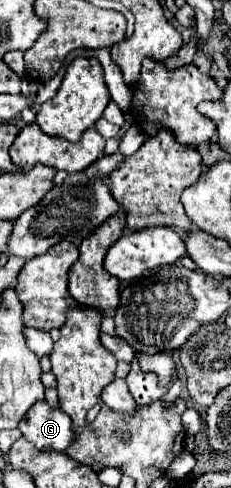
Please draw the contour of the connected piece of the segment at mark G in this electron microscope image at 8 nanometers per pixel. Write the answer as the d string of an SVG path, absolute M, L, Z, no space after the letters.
M45 400L33 404L19 424L19 430L39 450L65 452L67 444L73 440L71 418L61 408L51 408Z

